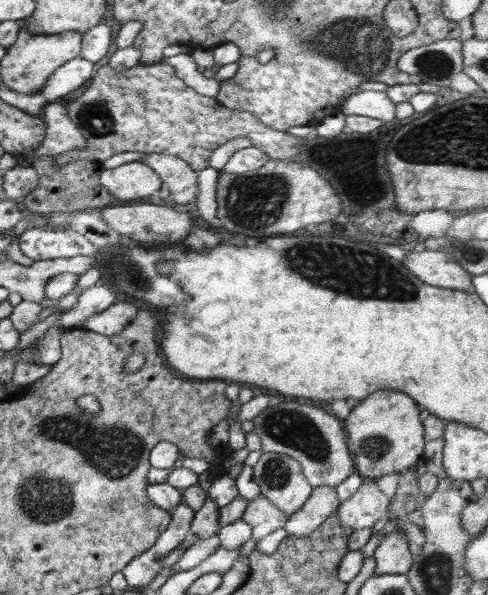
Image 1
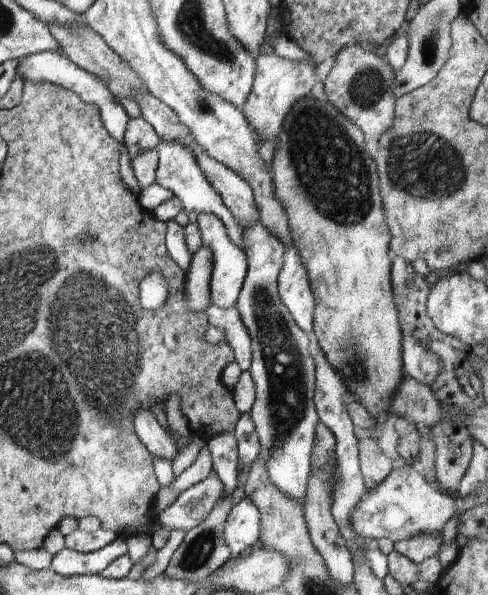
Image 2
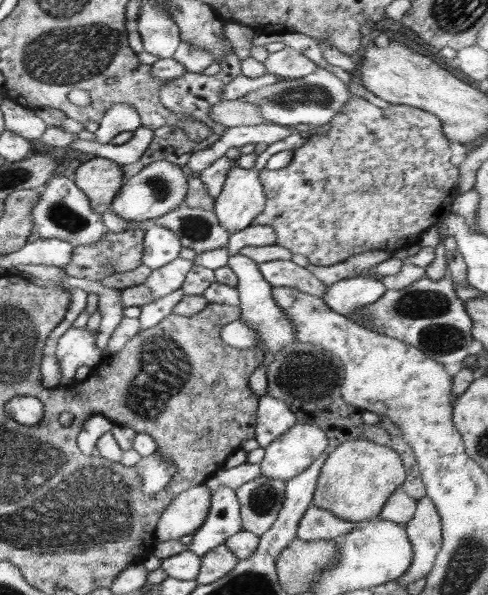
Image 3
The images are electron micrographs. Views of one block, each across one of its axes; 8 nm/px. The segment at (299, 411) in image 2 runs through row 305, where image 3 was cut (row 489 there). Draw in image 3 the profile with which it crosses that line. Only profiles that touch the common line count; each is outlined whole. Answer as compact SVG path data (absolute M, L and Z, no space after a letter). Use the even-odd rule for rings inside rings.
M261 474L235 490L244 530L262 536L274 524L282 508L284 483Z

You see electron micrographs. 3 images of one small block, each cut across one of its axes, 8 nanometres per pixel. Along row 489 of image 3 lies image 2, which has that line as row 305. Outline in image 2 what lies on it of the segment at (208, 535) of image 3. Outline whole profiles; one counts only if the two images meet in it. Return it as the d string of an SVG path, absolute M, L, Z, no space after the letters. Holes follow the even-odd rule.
M199 214L197 217L198 230L202 238L202 247L210 248L212 252L212 274L210 282L211 302L218 308L232 308L238 300L242 284L246 278L246 255L240 250L230 238L228 238L226 227L218 221L214 214Z

